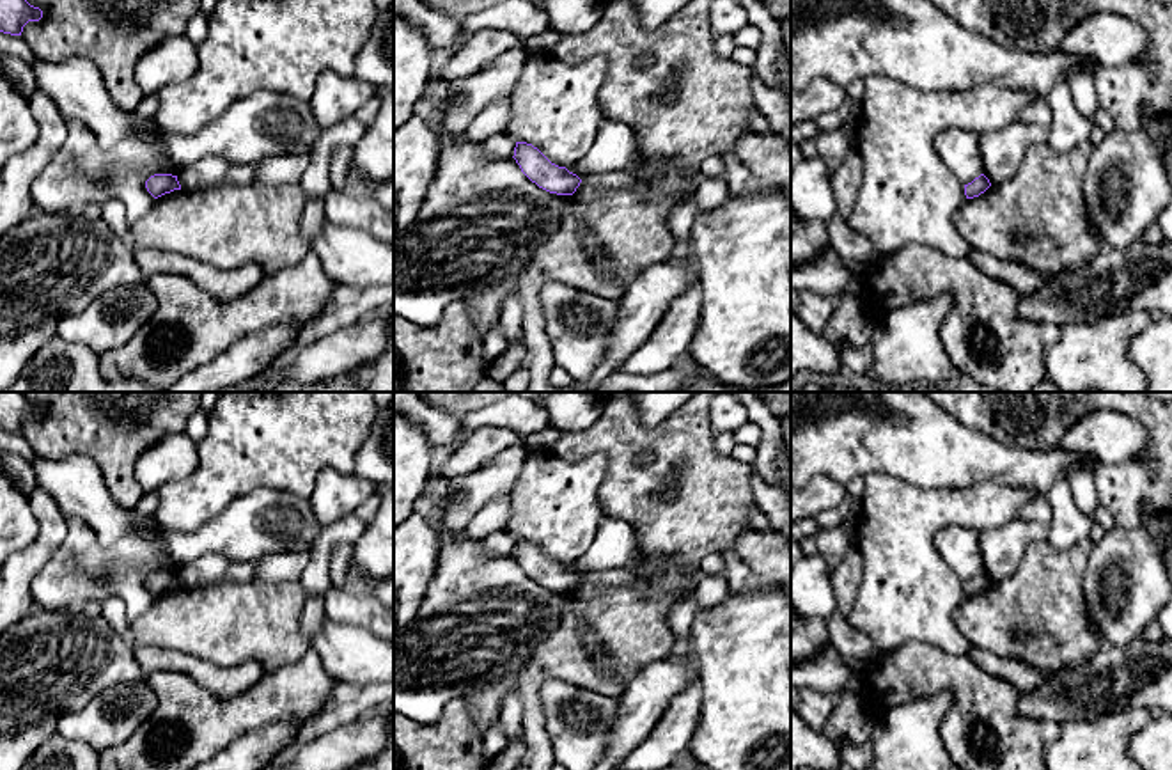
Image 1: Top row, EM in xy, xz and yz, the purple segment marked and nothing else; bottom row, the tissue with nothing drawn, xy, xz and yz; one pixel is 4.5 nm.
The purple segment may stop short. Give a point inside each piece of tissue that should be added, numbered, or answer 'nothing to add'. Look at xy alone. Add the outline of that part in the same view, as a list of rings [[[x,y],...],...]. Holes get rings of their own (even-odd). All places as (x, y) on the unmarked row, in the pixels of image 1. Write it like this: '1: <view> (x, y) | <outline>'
1: xy (226, 623) | [[[216,582],[206,587],[174,587],[158,594],[152,605],[129,623],[133,646],[176,649],[215,665],[234,667],[257,662],[264,674],[298,664],[310,649],[310,639],[298,621],[307,601],[303,585],[294,582]]]

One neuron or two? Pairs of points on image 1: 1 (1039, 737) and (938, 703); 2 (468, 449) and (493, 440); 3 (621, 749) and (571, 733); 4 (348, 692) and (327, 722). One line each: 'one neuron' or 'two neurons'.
1: two neurons
2: one neuron
3: two neurons
4: one neuron

